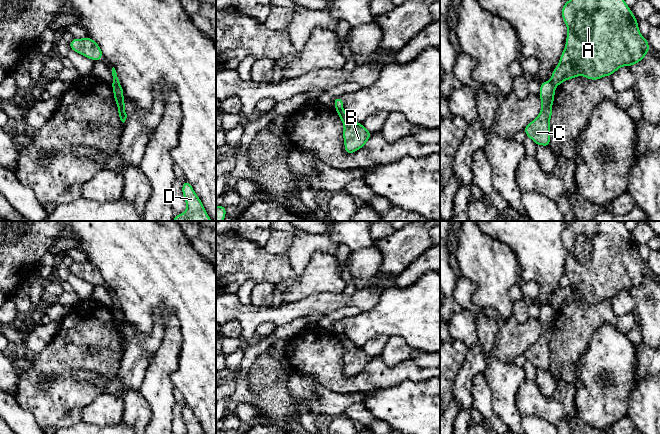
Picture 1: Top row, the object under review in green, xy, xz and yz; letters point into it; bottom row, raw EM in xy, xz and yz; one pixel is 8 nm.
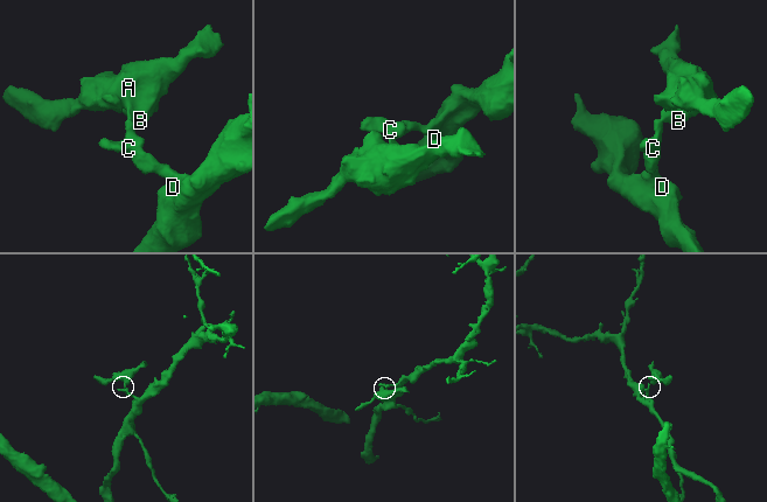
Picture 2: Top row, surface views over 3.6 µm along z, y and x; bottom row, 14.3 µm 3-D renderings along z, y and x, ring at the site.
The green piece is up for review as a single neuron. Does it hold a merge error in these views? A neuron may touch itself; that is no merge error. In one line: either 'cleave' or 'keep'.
cleave

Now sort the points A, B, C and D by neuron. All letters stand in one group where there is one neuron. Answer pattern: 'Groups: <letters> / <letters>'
Groups: A B / C D

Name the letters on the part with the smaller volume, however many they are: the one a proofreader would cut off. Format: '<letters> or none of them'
A, B

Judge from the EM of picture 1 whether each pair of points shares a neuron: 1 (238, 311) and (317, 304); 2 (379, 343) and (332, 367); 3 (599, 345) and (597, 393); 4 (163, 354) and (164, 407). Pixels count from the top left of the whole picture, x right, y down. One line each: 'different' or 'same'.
1: same
2: different
3: same
4: same

